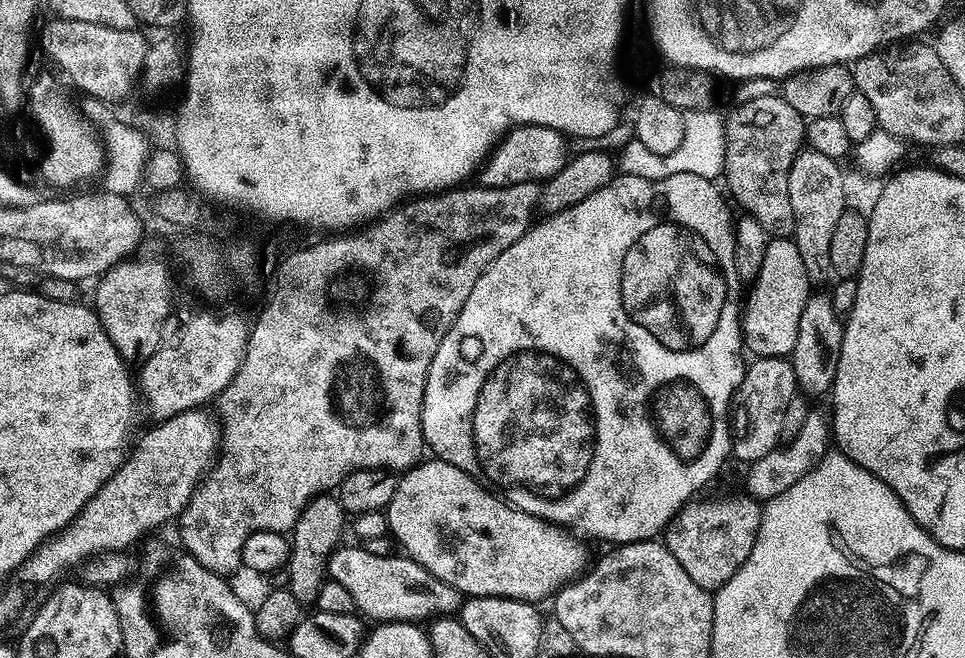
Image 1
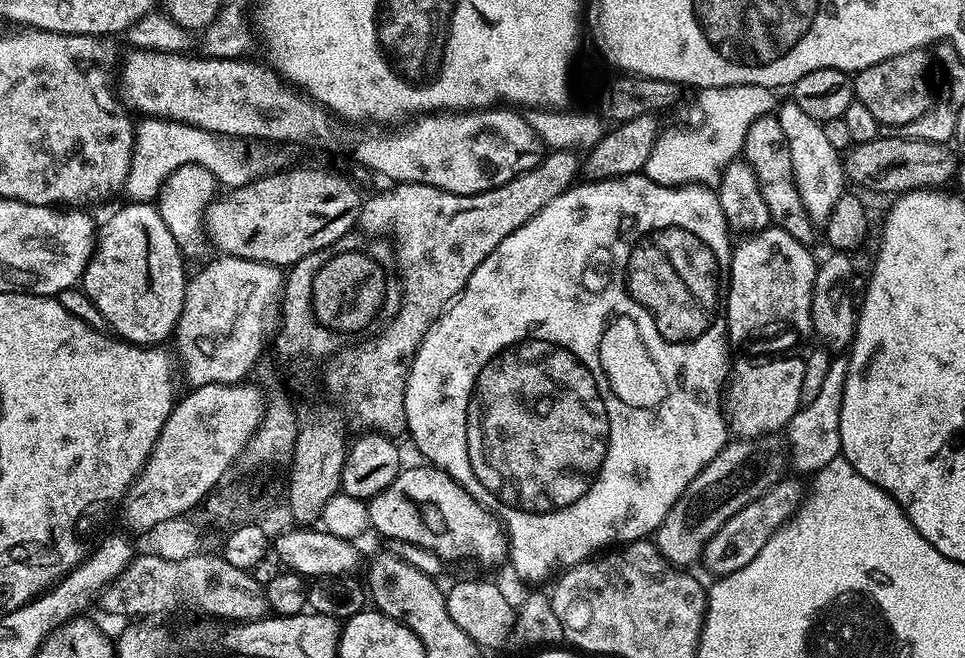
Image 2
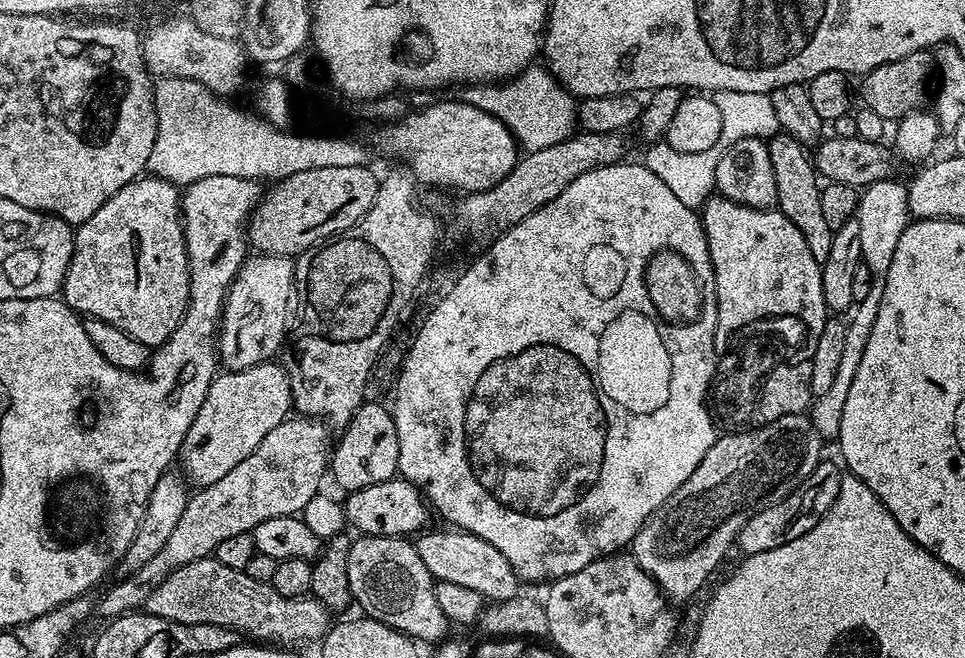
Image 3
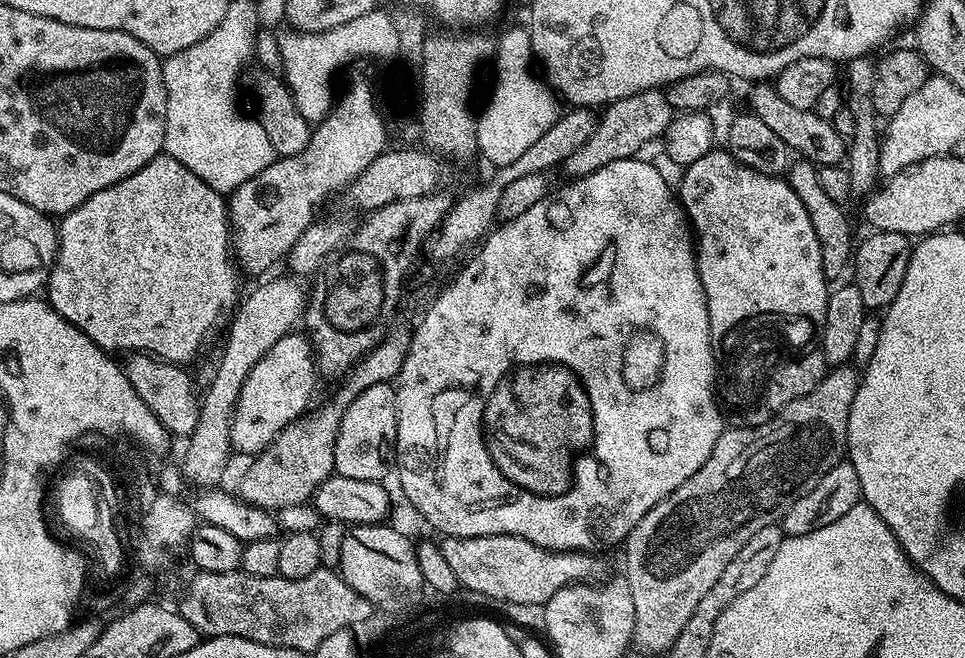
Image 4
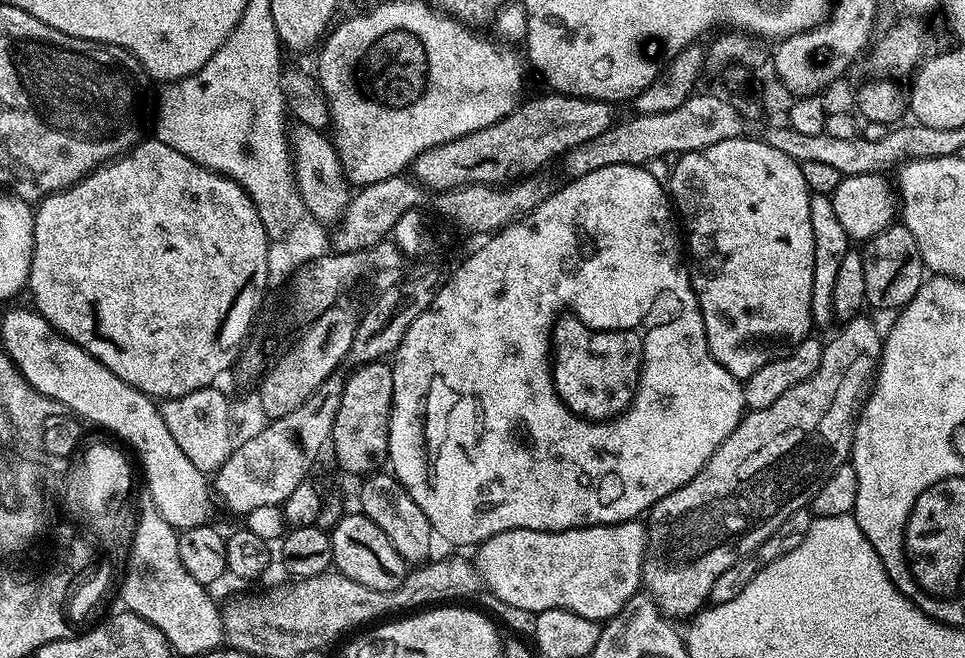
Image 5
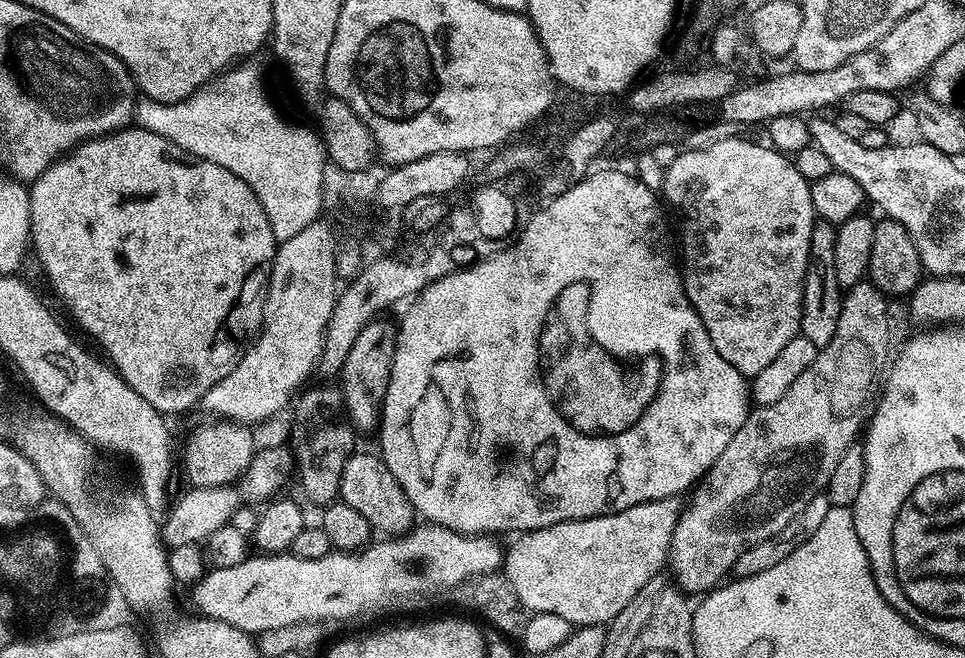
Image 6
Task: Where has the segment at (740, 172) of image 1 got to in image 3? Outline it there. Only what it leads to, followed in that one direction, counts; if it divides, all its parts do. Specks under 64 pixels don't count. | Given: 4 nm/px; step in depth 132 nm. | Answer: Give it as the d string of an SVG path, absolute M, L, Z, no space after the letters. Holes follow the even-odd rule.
M777 134L767 141L770 152L770 166L774 166L774 180L778 182L778 198L776 208L798 230L802 230L802 238L806 238L806 246L810 246L810 254L823 265L830 254L833 228L826 222L822 214L821 181L813 164L813 157L806 151L805 145L787 134Z

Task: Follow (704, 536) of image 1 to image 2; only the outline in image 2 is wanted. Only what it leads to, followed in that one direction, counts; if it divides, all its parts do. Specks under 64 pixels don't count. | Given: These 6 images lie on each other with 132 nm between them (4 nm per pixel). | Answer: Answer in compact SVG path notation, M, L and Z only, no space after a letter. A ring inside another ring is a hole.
M784 478L781 479L780 483L767 488L754 502L742 506L742 510L738 510L738 514L734 514L734 518L727 520L724 525L708 539L702 551L702 564L705 564L705 566L713 572L713 577L716 578L729 576L734 570L742 570L742 566L746 566L746 562L754 562L754 554L758 554L758 550L762 550L762 546L766 546L768 539L770 539L783 524L788 522L789 518L799 507L801 500L802 488L800 492L800 484L796 480Z

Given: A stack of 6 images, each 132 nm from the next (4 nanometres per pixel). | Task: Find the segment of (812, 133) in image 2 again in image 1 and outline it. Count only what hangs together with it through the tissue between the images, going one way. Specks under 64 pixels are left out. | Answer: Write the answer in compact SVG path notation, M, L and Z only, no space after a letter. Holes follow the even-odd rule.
M802 150L794 158L790 166L790 178L788 179L788 193L790 194L790 210L794 210L794 230L791 239L798 246L798 254L802 257L802 266L808 274L809 281L816 279L825 272L831 273L830 266L830 237L834 235L834 225L838 218L846 210L843 200L843 178L845 173L840 170L841 165L837 161L826 158L826 154L818 154L811 150Z

